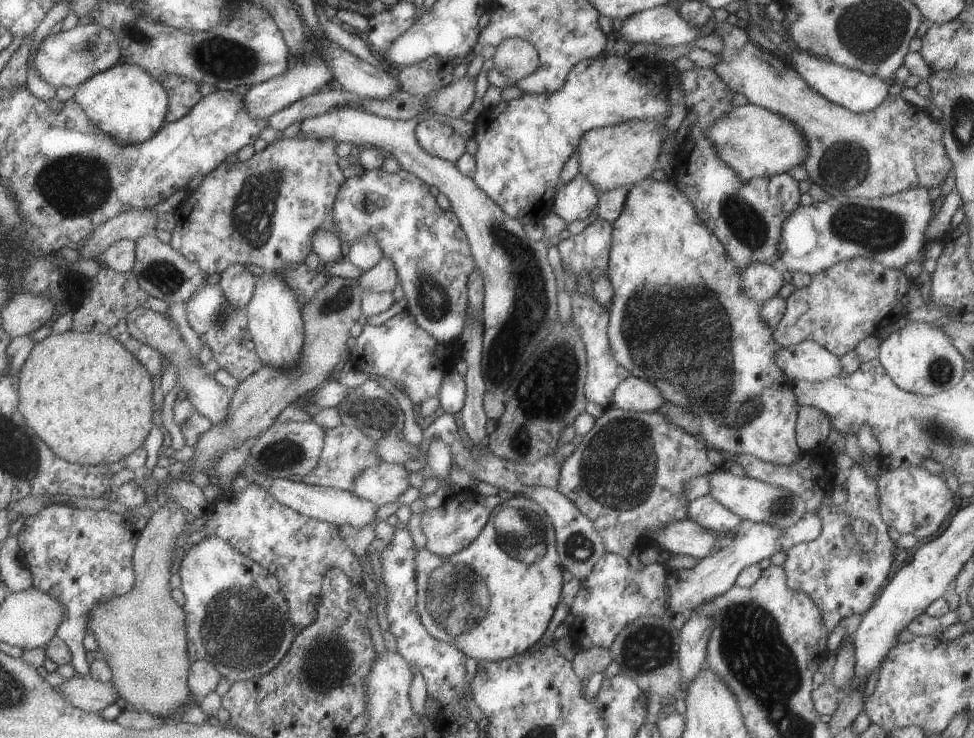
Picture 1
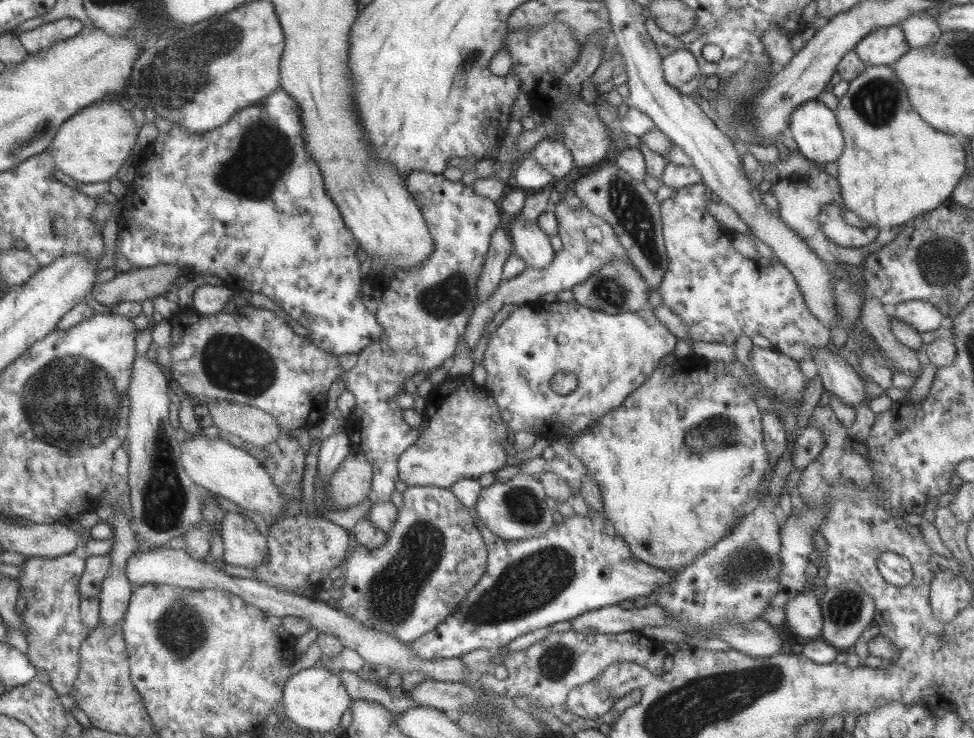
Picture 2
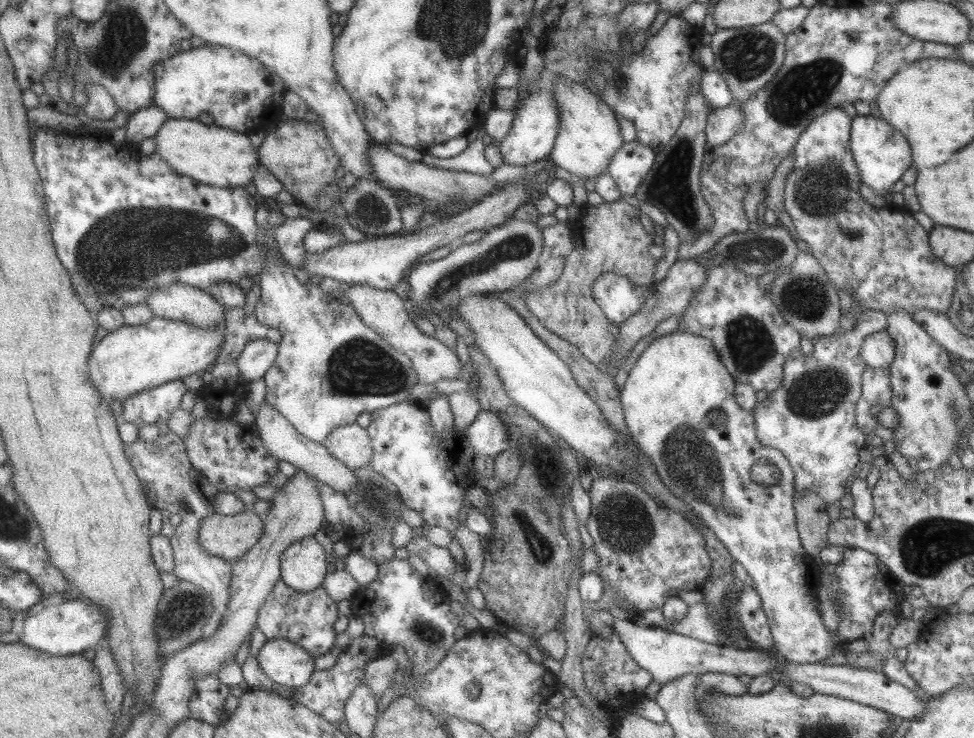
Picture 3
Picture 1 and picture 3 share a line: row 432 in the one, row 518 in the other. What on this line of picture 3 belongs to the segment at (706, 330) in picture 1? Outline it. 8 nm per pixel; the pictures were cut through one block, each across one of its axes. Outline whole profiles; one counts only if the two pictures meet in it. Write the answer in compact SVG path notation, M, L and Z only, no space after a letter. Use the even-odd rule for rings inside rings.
M675 330L671 334L662 335L654 339L644 352L638 357L636 364L630 370L629 378L621 390L621 403L627 427L629 428L631 438L641 446L642 452L651 458L653 465L656 467L662 482L677 497L686 502L689 508L702 520L714 534L718 540L730 551L733 559L740 562L748 571L748 576L754 582L753 587L760 595L763 609L768 617L768 624L773 636L774 653L789 662L796 664L818 663L832 655L832 648L838 645L836 636L824 626L820 613L817 609L817 596L820 586L821 575L820 567L815 559L805 554L803 544L797 529L797 521L795 518L795 488L794 488L794 471L790 466L789 460L783 454L772 446L764 446L760 444L756 434L755 416L751 411L744 410L735 397L736 381L730 375L730 372L724 367L724 363L720 360L716 347L706 337L685 331Z

